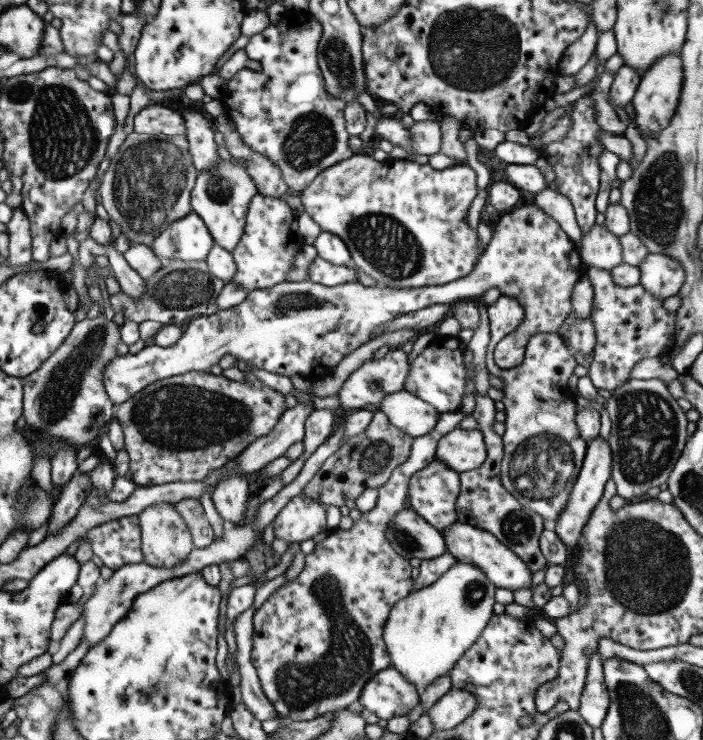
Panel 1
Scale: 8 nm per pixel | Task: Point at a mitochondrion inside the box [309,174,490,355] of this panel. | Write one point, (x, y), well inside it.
(384, 241)

